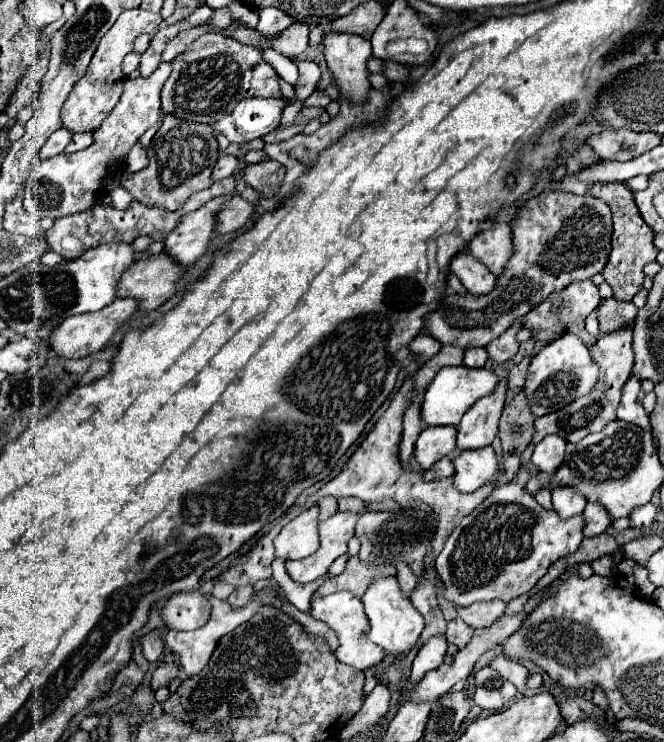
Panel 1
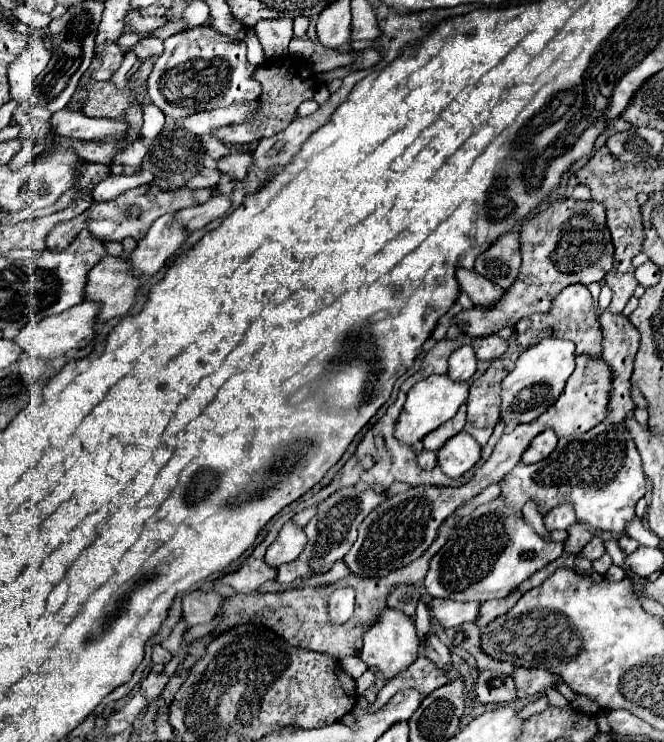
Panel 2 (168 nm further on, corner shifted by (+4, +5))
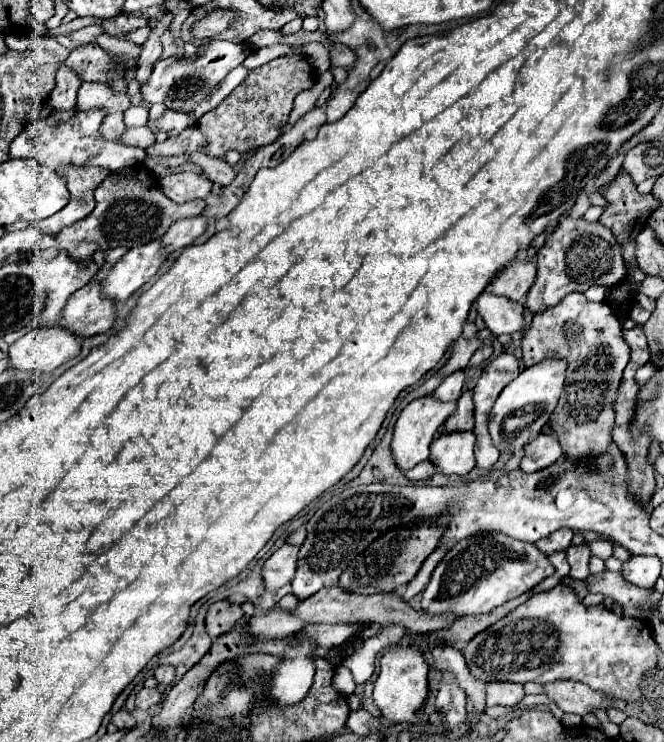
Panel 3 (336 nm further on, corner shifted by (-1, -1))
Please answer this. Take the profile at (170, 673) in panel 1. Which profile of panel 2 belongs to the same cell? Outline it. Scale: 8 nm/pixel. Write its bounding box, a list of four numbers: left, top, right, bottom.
[139,672,169,700]

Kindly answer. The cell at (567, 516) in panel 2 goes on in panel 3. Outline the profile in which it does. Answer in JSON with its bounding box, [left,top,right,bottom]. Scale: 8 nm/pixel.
[536,528,574,554]

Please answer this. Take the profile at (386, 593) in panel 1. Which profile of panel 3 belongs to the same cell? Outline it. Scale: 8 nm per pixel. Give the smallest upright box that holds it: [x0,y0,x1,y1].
[374,644,428,722]

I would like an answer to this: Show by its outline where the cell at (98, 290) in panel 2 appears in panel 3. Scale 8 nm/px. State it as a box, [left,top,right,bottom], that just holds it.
[62,280,116,338]

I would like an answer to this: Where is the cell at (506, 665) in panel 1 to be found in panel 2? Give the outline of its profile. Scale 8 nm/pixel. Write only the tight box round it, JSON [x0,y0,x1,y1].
[513,668,561,698]

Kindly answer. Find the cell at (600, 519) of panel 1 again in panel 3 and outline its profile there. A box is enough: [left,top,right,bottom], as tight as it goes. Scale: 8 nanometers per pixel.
[568,542,590,580]

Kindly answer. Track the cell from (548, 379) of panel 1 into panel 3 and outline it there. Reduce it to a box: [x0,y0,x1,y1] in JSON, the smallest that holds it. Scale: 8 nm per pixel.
[490,358,568,452]

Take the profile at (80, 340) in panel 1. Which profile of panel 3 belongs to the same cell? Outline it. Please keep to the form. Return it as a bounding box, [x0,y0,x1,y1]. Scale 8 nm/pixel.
[8,326,82,372]

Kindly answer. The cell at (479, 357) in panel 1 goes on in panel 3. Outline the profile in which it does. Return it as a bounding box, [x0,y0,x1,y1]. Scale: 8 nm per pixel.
[432,370,466,402]

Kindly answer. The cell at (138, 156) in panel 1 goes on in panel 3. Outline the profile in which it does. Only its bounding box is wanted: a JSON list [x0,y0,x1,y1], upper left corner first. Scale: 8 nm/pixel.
[136,10,172,84]

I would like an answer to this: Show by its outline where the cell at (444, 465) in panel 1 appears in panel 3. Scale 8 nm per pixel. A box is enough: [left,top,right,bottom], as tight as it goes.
[406,460,436,480]

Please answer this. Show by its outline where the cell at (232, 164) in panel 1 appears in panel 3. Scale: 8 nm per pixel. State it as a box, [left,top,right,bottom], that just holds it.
[160,172,212,204]

